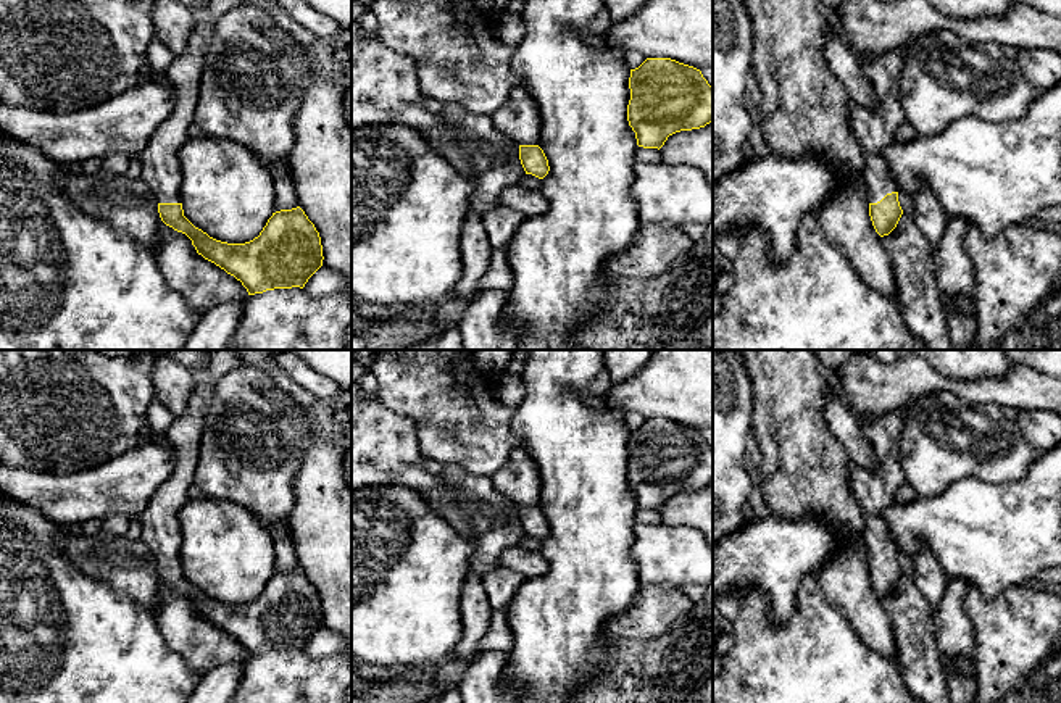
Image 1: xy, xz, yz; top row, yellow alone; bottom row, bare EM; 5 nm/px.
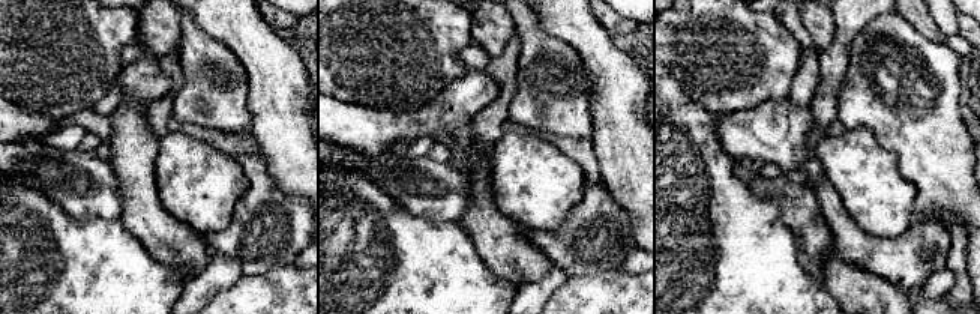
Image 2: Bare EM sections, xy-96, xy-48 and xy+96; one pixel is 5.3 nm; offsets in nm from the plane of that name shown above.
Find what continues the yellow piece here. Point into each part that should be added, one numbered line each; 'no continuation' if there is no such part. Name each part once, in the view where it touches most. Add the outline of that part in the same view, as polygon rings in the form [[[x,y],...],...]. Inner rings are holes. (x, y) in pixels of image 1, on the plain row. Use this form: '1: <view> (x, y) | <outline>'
1: yz (874, 489) | [[[903,406],[880,414],[872,424],[859,422],[863,434],[872,443],[876,468],[851,466],[850,487],[866,521],[864,540],[869,564],[898,553],[882,511],[895,505],[895,493],[905,482],[898,453],[908,411],[909,408]]]

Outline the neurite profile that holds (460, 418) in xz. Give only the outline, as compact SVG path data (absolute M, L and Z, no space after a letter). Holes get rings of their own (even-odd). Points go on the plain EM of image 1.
M381 350L369 358L384 406L411 418L418 426L424 458L461 466L492 477L524 440L511 429L516 406L497 395L495 377L482 372L472 350Z

